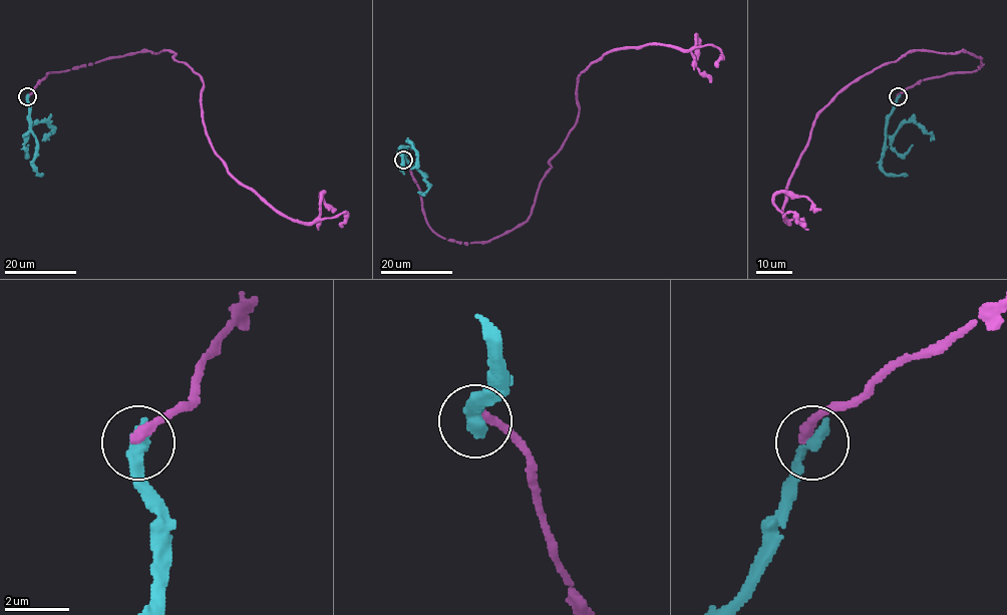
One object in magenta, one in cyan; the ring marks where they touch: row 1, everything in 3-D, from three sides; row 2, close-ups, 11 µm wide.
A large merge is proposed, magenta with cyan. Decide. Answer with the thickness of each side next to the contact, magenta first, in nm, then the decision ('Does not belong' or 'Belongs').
Thickness 340 nm (magenta) against 460 nm. Does not belong

